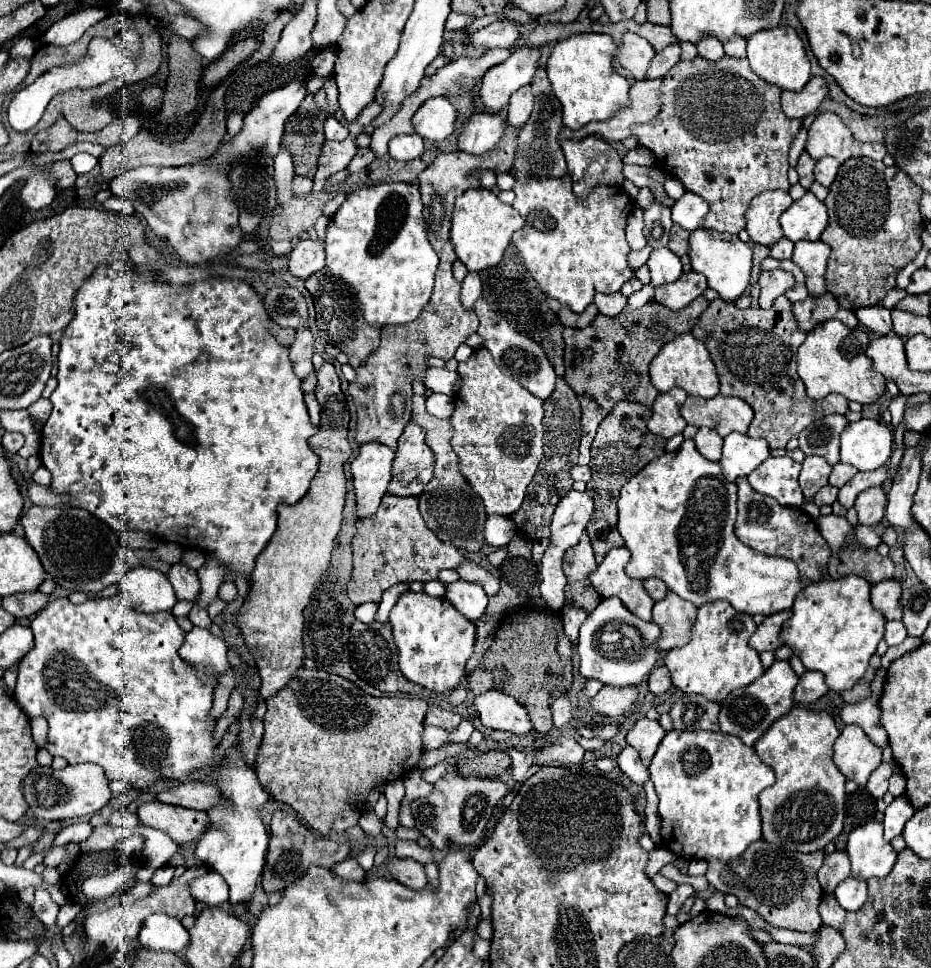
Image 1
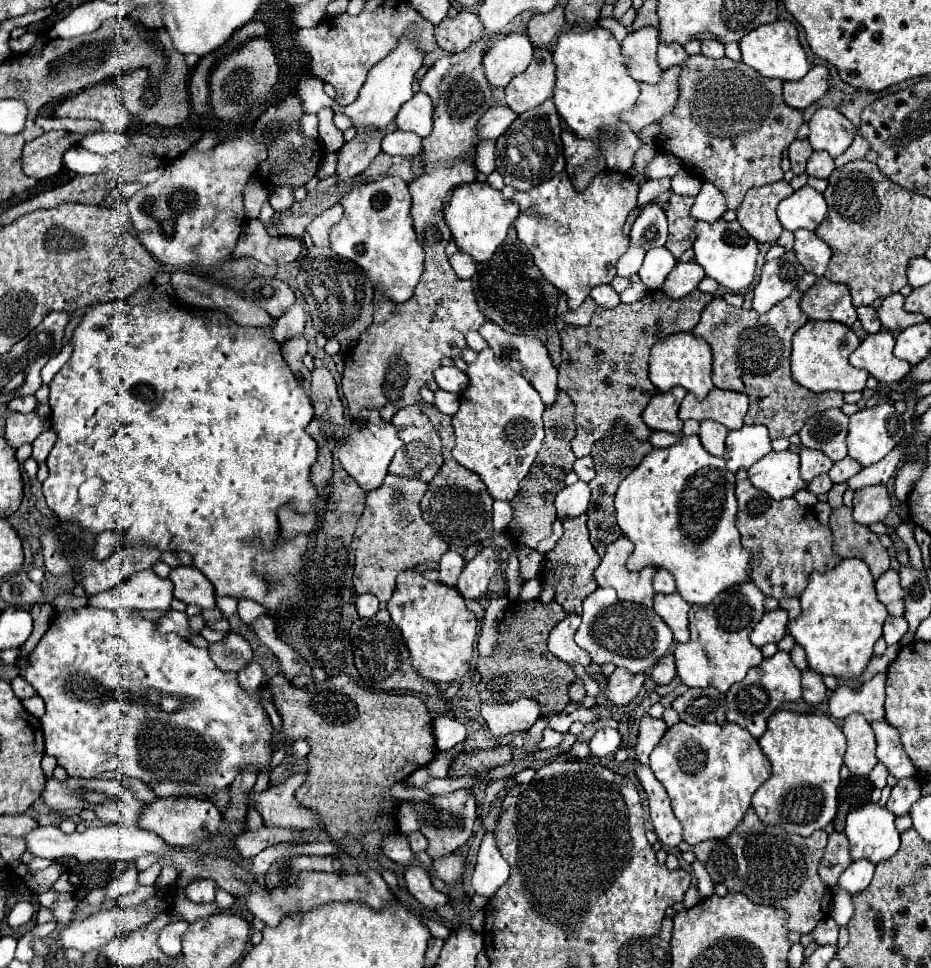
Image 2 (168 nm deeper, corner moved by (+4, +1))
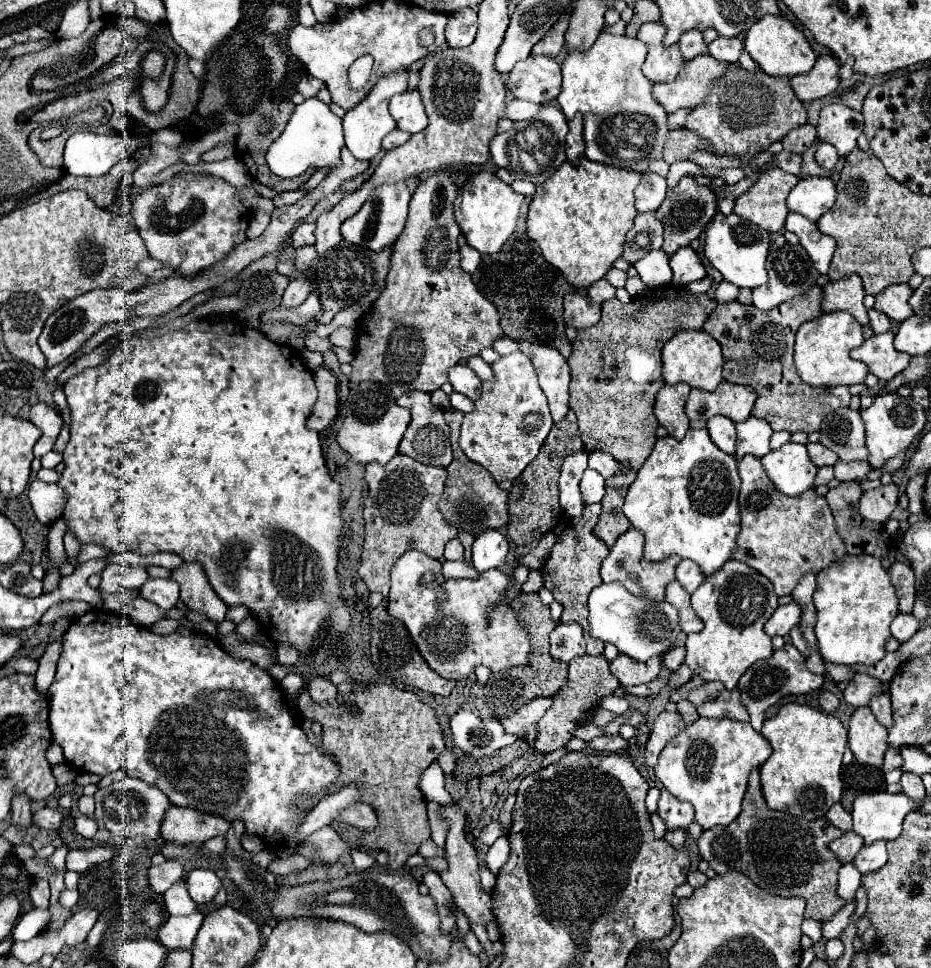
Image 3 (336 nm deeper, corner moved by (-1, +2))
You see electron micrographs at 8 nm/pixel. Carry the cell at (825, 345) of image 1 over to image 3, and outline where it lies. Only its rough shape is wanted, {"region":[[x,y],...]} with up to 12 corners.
{"region":[[848,312],[796,332],[794,362],[810,386],[862,384],[850,358],[864,342]]}

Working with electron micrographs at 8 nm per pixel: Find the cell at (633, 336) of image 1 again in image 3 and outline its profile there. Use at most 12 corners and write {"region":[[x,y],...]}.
{"region":[[682,286],[602,304],[568,358],[584,448],[640,468],[662,346],[718,304]]}

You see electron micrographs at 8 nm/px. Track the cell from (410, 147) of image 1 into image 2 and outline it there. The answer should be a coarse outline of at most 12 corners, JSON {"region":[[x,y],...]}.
{"region":[[393,131],[381,149],[395,157],[417,157],[423,139]]}

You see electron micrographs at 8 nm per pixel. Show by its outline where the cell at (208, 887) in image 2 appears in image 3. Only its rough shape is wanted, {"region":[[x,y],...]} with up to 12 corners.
{"region":[[214,870],[188,872],[186,886],[196,904],[206,904],[222,888]]}

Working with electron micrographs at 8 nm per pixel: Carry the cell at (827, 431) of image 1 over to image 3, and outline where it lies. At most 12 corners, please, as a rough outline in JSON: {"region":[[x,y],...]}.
{"region":[[858,410],[824,418],[820,442],[840,460],[868,462]]}

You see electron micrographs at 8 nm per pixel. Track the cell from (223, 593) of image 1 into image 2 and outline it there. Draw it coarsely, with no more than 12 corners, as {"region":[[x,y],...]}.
{"region":[[217,597],[217,607],[223,617],[237,611],[235,597]]}

